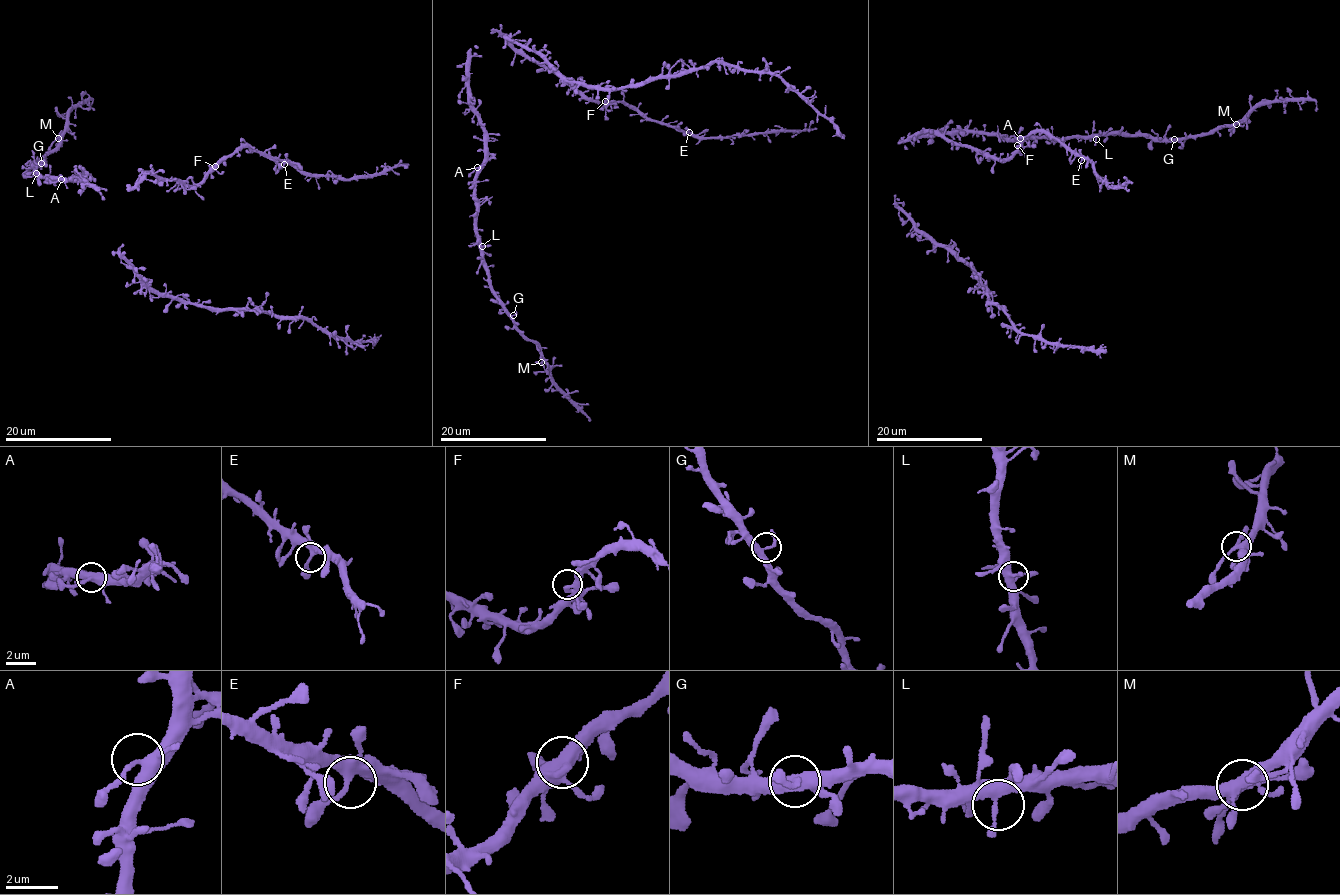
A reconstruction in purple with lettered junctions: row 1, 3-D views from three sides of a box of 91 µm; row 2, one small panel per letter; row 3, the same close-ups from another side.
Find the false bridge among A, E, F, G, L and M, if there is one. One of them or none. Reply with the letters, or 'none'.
M

